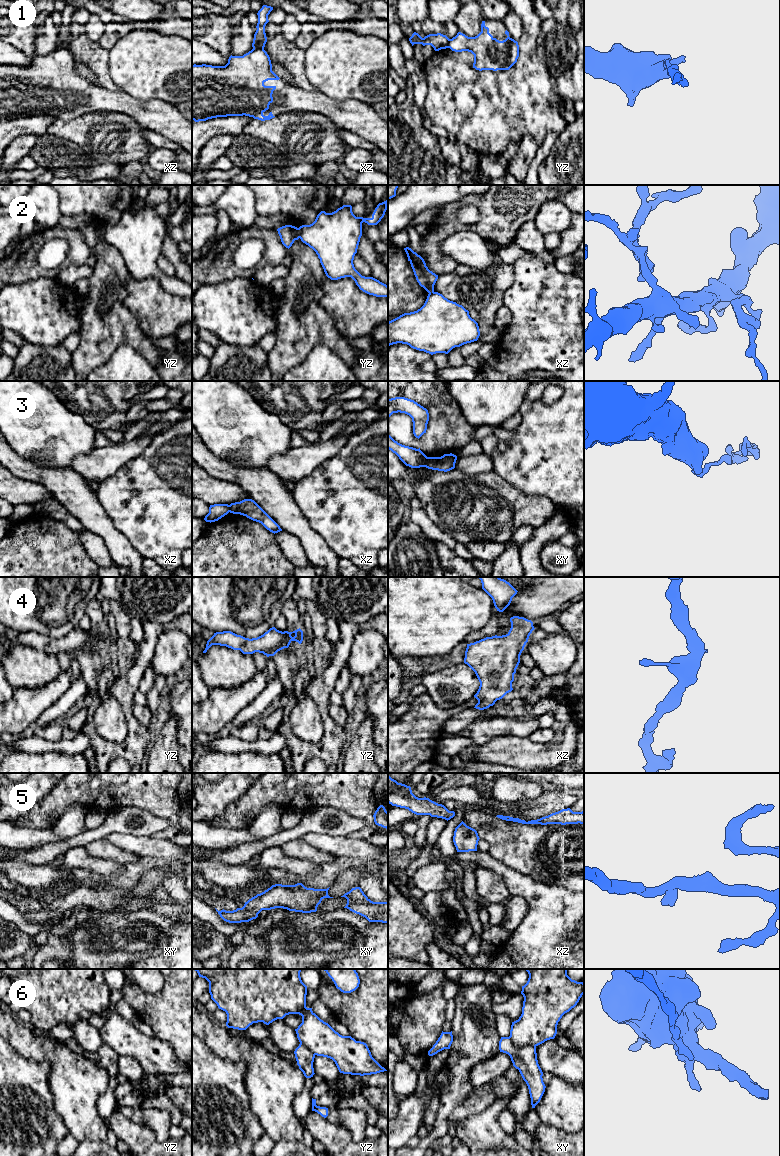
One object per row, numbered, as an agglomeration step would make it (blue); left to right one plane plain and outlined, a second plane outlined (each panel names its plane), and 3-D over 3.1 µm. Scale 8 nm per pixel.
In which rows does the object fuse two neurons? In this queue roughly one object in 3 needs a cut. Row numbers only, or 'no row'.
1, 2, 3, 6

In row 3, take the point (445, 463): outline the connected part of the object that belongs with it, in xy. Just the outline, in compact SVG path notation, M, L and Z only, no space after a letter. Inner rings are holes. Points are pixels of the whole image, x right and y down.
M450 453L444 454L441 457L427 457L425 467L432 470L438 471L450 471L455 468L457 456Z

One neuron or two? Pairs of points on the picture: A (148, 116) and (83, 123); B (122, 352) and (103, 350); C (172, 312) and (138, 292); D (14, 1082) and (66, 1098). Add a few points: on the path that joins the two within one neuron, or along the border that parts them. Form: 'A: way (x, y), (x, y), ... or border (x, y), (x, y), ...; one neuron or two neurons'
A: border (110, 112), (125, 113), (142, 127); two neurons
B: border (138, 351), (128, 345), (120, 345), (97, 367); two neurons
C: way (164, 312), (158, 312), (146, 300); one neuron
D: border (50, 1069), (49, 1089), (54, 1108), (59, 1115); two neurons

